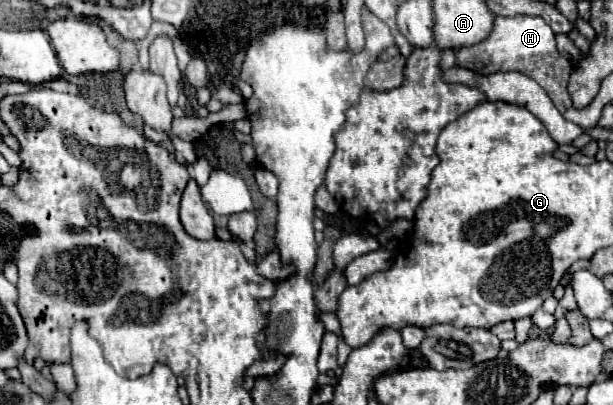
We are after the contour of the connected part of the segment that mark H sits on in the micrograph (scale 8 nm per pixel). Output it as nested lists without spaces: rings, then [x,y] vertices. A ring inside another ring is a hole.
[[[496,16],[494,30],[488,36],[488,40],[456,50],[456,64],[458,64],[458,68],[468,68],[468,70],[484,74],[484,76],[494,74],[494,72],[508,72],[508,70],[522,72],[522,74],[534,78],[546,90],[546,94],[552,98],[554,106],[560,112],[566,112],[568,108],[572,108],[572,100],[566,90],[570,72],[572,72],[572,64],[570,64],[570,60],[560,56],[560,52],[556,50],[554,32],[542,18]]]

